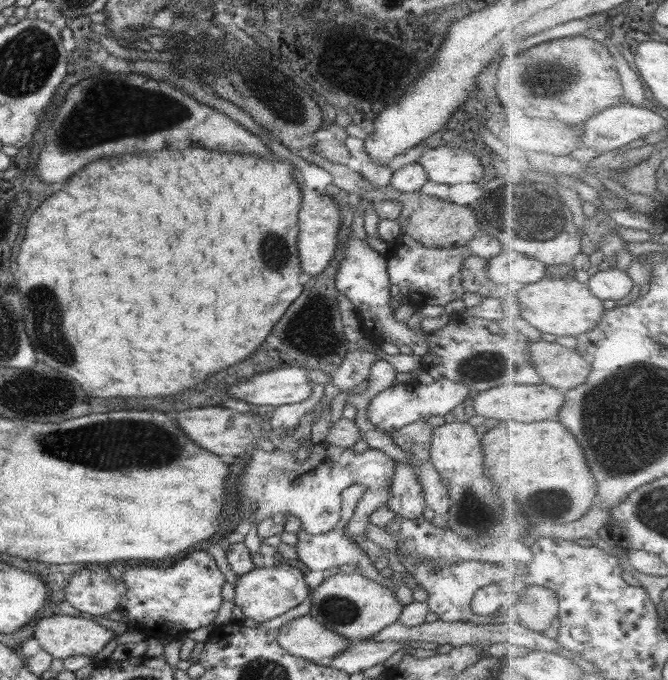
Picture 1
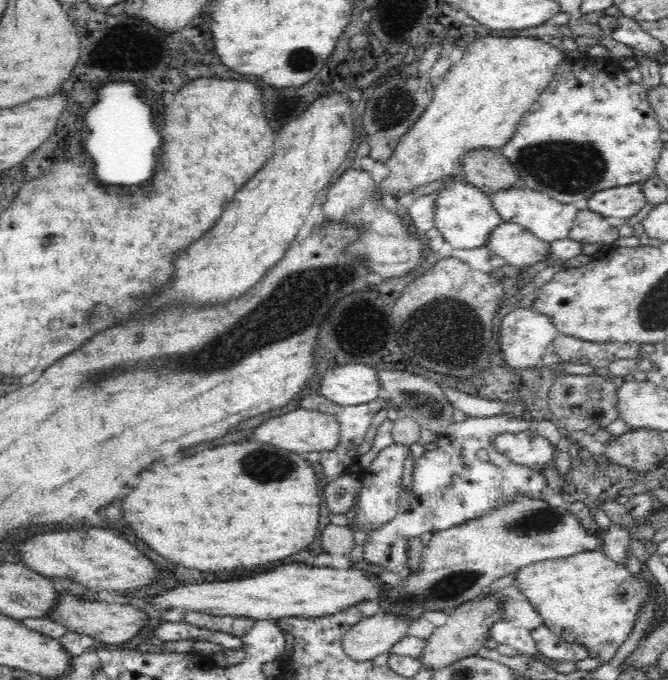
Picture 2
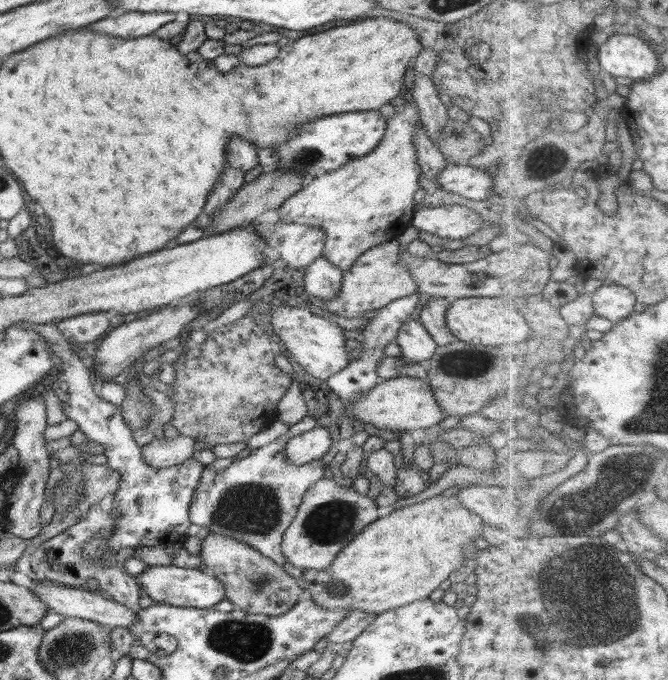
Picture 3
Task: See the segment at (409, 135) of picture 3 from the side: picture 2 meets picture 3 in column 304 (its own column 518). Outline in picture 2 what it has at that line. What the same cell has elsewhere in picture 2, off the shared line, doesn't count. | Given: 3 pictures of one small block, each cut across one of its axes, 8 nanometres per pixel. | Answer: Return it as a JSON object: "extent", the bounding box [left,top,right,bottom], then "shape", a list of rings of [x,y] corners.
{"extent":[489,184,581,243],"shape":[[[524,184],[493,192],[489,197],[494,210],[498,212],[504,222],[519,224],[540,240],[548,243],[569,238],[570,229],[574,226],[574,219],[581,208],[581,206],[558,202]]]}

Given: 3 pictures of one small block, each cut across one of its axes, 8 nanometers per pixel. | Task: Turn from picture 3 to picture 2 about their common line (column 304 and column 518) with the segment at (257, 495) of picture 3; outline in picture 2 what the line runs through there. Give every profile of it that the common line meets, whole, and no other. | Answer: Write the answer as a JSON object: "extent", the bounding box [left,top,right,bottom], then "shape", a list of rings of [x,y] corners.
{"extent":[363,413,548,573],"shape":[[[502,413],[498,416],[491,416],[490,418],[480,418],[480,417],[466,417],[465,420],[461,422],[454,421],[450,426],[440,435],[438,435],[436,441],[437,446],[436,450],[426,450],[420,458],[415,460],[415,464],[413,465],[413,480],[412,484],[410,484],[410,488],[402,489],[399,494],[398,499],[398,510],[396,512],[396,516],[390,520],[390,522],[386,522],[382,528],[378,528],[378,530],[373,530],[369,532],[363,543],[363,558],[368,562],[368,564],[378,564],[380,568],[384,568],[384,570],[388,570],[388,572],[401,572],[406,573],[409,568],[408,557],[407,557],[407,544],[409,538],[420,537],[424,532],[432,531],[432,534],[435,532],[440,532],[455,526],[460,526],[469,520],[474,520],[488,514],[491,510],[494,510],[496,507],[504,506],[508,504],[514,497],[517,497],[518,493],[526,493],[528,497],[532,497],[532,499],[545,499],[544,493],[548,490],[546,485],[546,479],[540,470],[529,469],[528,467],[520,466],[509,460],[504,454],[501,454],[494,447],[494,437],[498,436],[502,433],[510,433],[516,434],[517,432],[528,430],[533,428],[533,425],[526,421],[526,419],[520,419],[520,417],[508,415]]]}

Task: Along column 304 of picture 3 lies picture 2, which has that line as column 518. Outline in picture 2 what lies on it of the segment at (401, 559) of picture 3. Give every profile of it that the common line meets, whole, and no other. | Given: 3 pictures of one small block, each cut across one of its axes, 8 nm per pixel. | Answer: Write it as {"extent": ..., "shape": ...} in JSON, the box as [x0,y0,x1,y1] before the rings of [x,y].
{"extent":[515,549,650,664],"shape":[[[600,549],[534,563],[515,572],[516,588],[542,617],[543,625],[566,642],[587,648],[590,658],[606,664],[628,638],[638,610],[650,603],[650,583],[634,577]]]}

